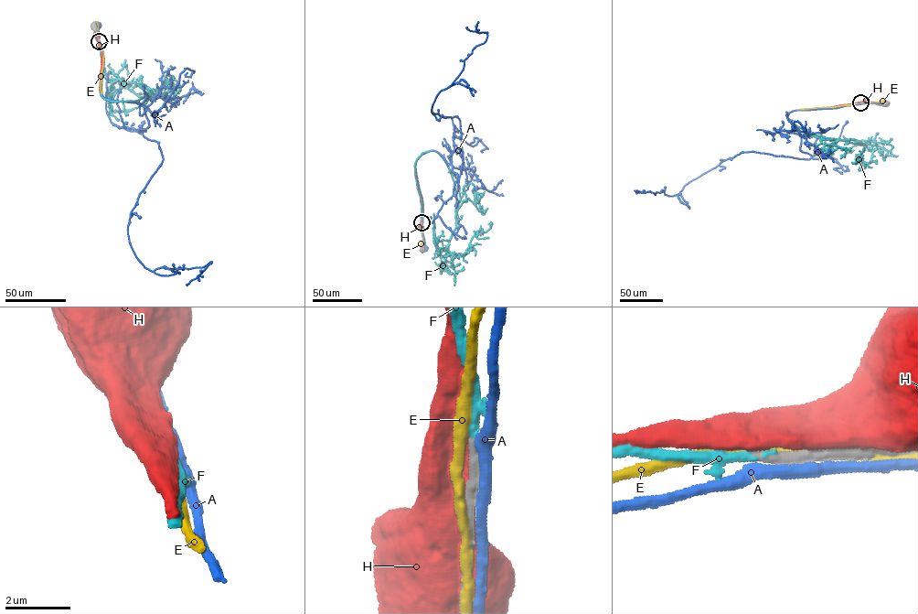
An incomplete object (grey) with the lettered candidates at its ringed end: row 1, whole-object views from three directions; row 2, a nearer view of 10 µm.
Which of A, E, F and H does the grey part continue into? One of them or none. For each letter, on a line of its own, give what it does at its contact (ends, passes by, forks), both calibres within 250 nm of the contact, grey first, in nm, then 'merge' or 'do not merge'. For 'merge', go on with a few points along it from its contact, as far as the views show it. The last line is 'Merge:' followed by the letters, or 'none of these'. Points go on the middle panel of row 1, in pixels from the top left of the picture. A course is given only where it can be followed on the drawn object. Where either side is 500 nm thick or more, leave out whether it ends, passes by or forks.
A: it passes by; 320 nm thick on the grey side, 360 nm on the other; do not merge
E: it passes by; 320 nm thick on the grey side, 320 nm on the other; do not merge
F: it ends there; 360 nm thick on the grey side, 170 nm on the other; merge; it runs (421, 222), (415, 165), (431, 150), (445, 161), (456, 197), (447, 253), (464, 255), (489, 223)
H: 320 nm thick on the grey side, 700 nm on the other; do not merge
Merge: F

